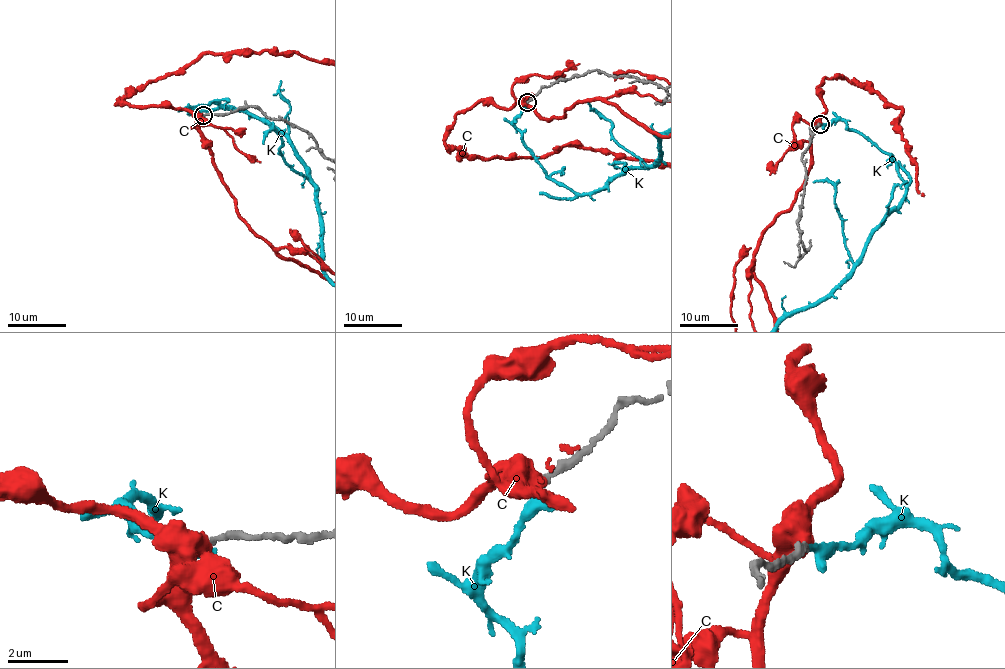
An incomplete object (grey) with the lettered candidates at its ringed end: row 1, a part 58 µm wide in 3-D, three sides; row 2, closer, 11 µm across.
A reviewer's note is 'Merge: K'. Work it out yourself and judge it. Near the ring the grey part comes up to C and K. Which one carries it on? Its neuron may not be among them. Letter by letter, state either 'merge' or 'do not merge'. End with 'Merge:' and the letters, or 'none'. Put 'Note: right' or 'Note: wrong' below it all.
C: do not merge
K: merge
Merge: K
Note: right

